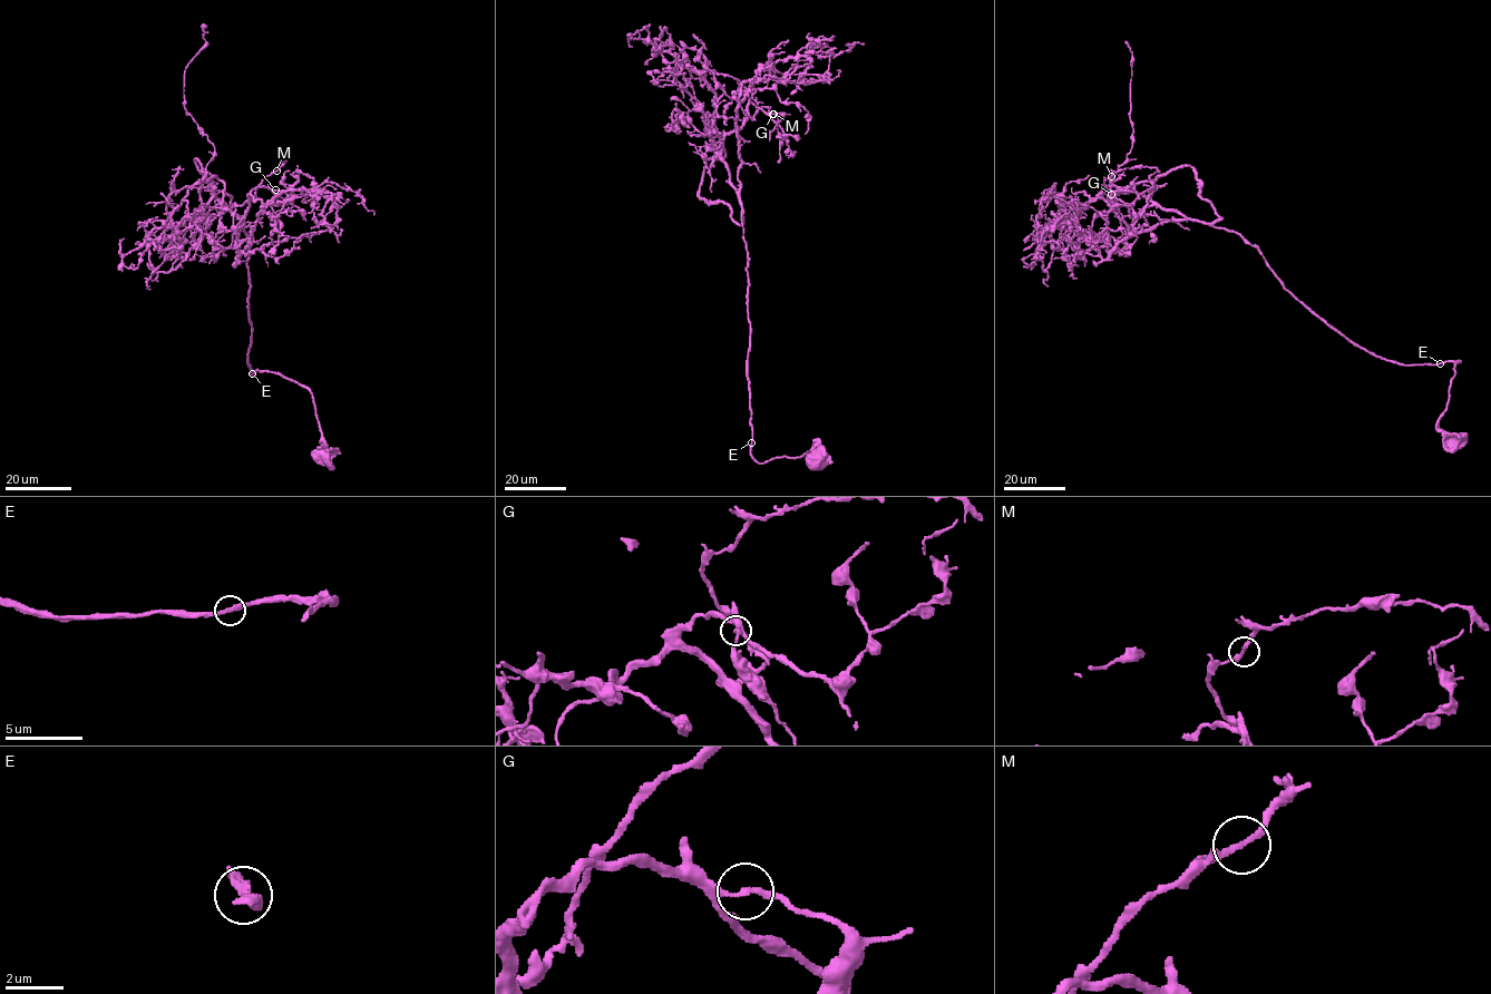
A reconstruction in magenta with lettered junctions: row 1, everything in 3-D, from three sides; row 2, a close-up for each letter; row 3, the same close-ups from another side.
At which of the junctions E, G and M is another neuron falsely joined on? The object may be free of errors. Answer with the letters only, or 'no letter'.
no letter

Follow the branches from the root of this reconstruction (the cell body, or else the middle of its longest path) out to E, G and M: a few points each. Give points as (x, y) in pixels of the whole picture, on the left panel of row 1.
E: (318, 455), (324, 442), (311, 392), (271, 371), (253, 373)
G: (318, 455), (311, 392), (251, 373), (246, 236), (223, 202), (208, 213), (275, 189)
M: (318, 455), (311, 392), (271, 371), (251, 373), (246, 236), (223, 202), (208, 213), (242, 205), (276, 171)

